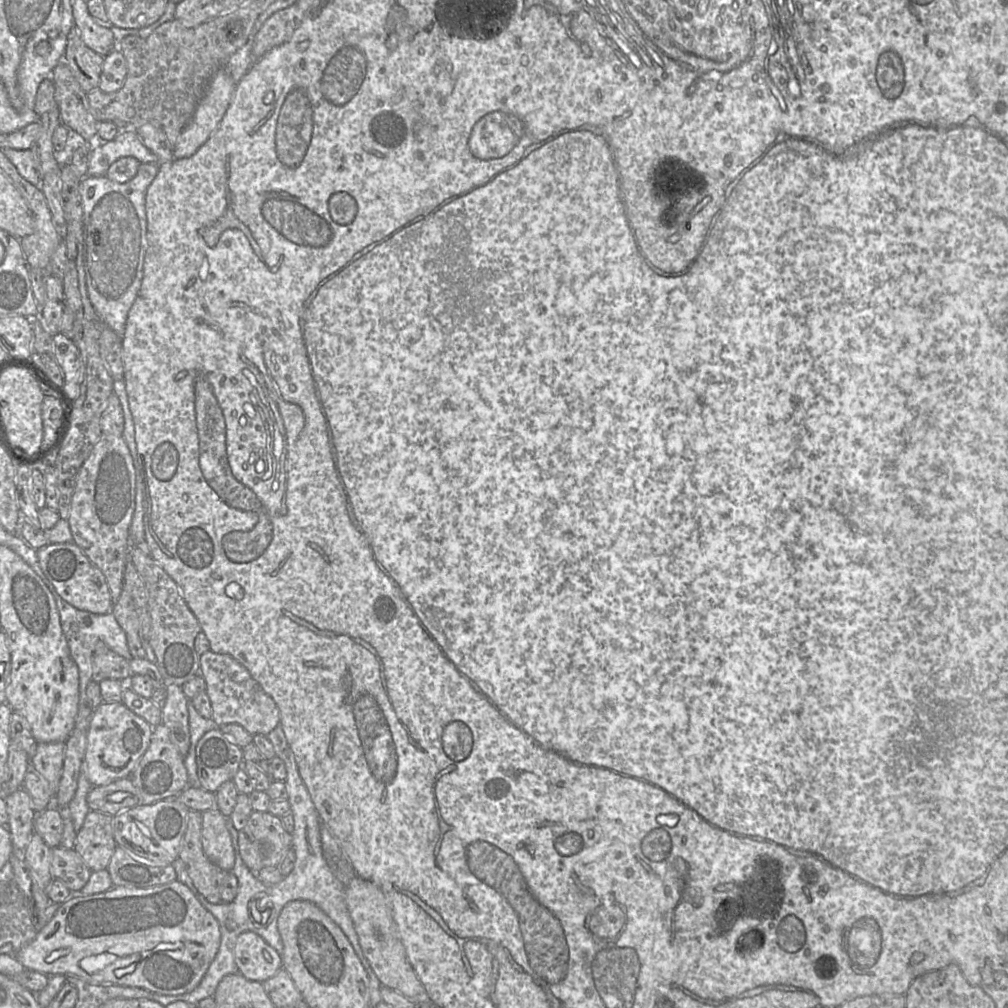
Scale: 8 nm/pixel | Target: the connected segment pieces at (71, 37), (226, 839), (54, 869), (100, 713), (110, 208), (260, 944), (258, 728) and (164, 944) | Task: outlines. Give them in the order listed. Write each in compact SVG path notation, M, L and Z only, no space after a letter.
M75 26L67 36L64 60L85 93L98 88L104 56L84 44Z
M219 811L203 812L202 847L208 859L218 867L230 871L236 861L236 850L229 830L229 818Z
M52 848L50 872L54 880L61 881L69 890L79 892L93 873L81 856L73 849Z
M103 702L99 705L90 722L84 759L90 784L98 787L129 778L150 745L153 728L122 702Z
M141 163L137 174L127 182L111 181L106 176L86 175L79 183L83 207L83 251L89 299L100 319L117 335L123 336L128 313L139 293L147 249L146 192L158 173L159 164Z
M251 931L238 935L233 956L237 972L252 981L264 982L282 968L280 954L261 936Z
M212 651L200 655L200 676L206 682L206 694L212 706L215 727L238 724L249 734L268 735L280 725L280 712L274 700L252 677L248 669L230 655Z
M175 881L150 888L126 888L113 886L110 890L86 896L71 896L57 909L52 919L38 932L36 937L16 954L18 961L28 970L47 976L76 976L94 984L117 984L148 990L154 994L181 995L192 992L201 982L210 964L218 953L221 933L217 919L198 901L191 889Z

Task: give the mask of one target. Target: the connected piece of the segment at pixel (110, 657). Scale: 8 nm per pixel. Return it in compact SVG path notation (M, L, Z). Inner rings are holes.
M103 641L96 643L92 658L92 679L94 682L104 679L127 682L133 674L127 659L112 651Z

